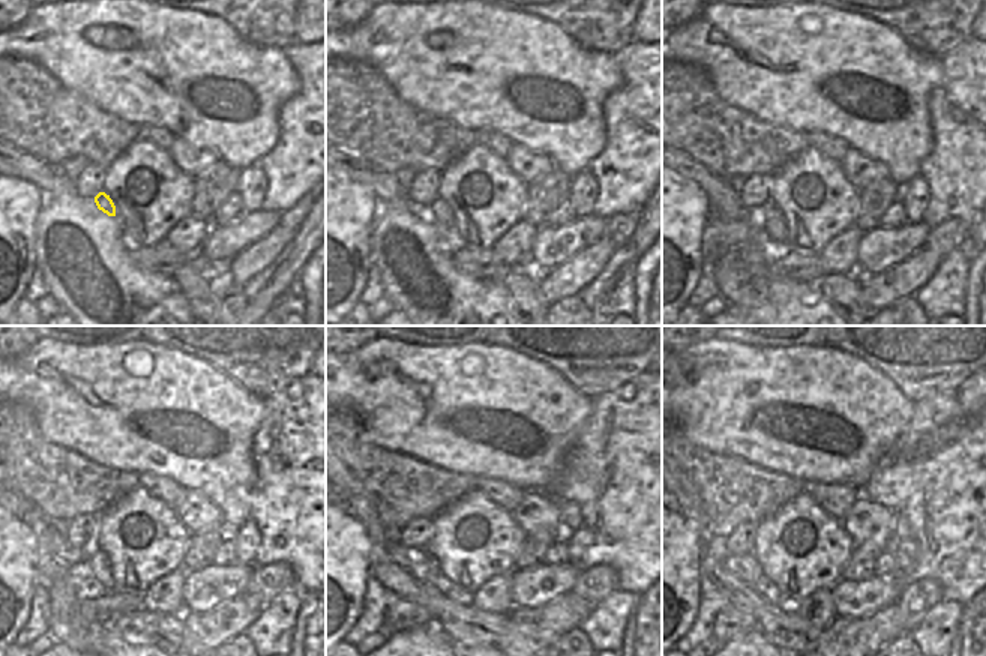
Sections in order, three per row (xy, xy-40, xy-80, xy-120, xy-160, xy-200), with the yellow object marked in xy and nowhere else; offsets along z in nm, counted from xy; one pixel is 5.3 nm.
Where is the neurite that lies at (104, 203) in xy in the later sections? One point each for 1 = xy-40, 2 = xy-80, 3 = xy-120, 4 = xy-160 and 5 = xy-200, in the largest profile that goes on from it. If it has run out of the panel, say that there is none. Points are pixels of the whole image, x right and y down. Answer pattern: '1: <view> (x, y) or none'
1: xy-40 (441, 212)
2: xy-80 (775, 227)
3: xy-120 (99, 565)
4: xy-160 (431, 574)
5: xy-200 (775, 595)

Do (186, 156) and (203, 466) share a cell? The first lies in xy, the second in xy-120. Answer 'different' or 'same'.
different

